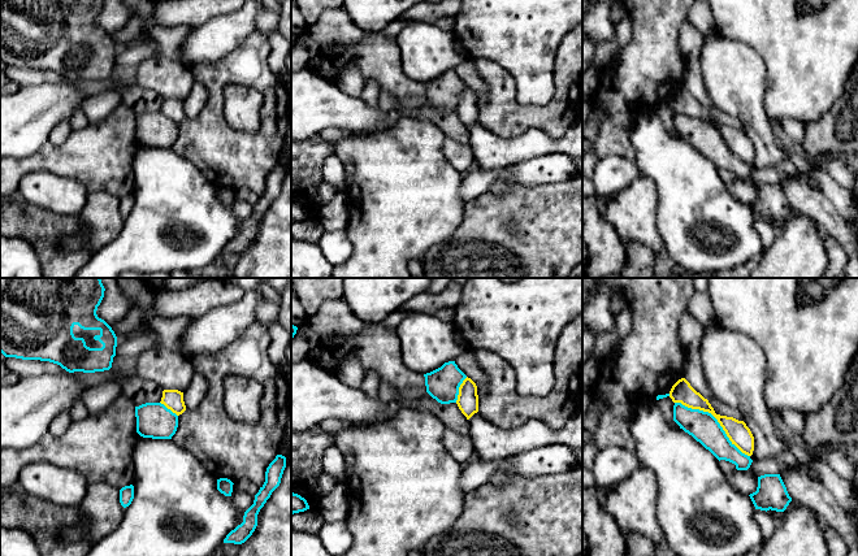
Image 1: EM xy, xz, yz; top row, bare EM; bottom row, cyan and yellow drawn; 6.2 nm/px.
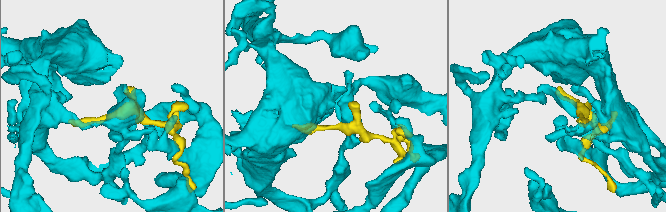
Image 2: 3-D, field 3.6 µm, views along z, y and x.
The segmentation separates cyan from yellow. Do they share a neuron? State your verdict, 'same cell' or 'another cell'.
same cell

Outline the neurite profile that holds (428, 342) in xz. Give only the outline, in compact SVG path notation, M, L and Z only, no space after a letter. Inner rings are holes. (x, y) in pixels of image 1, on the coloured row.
M411 312L395 330L402 343L403 364L421 374L455 361L469 351L454 323L430 313Z

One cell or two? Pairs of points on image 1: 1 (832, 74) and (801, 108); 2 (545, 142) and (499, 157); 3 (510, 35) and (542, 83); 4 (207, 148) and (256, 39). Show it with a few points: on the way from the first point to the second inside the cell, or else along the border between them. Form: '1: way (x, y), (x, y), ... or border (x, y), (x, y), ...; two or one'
1: way (824, 82), (806, 100); one
2: way (533, 143), (511, 151); one
3: way (521, 47), (531, 59), (533, 72); one
4: way (211, 121), (216, 103), (216, 85), (234, 66); one

